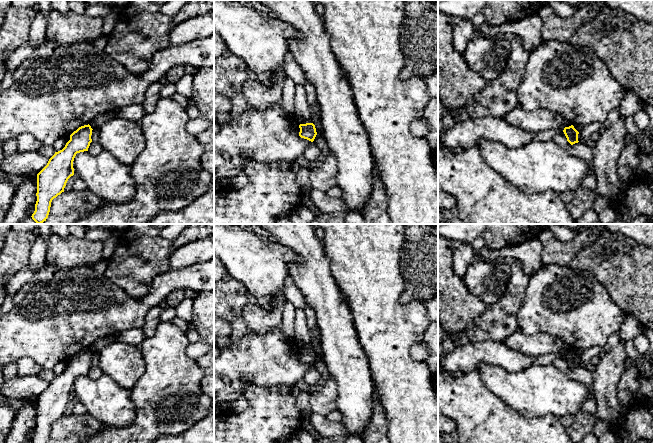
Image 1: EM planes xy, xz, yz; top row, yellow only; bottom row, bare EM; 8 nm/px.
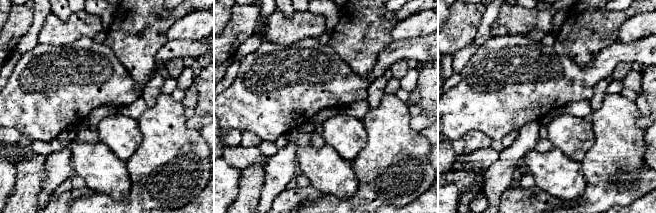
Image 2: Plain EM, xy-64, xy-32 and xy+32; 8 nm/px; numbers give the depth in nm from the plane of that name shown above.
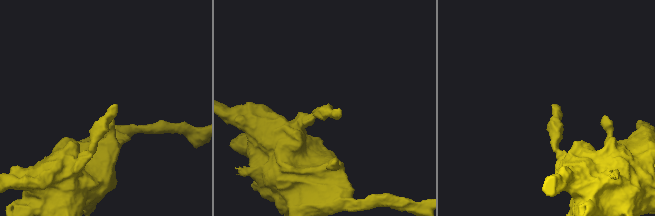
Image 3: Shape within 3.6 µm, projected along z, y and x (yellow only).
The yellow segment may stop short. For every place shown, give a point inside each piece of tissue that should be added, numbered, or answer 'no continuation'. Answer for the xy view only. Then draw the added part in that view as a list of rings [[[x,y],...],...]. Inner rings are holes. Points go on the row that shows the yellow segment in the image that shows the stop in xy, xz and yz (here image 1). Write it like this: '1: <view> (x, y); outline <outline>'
no continuation

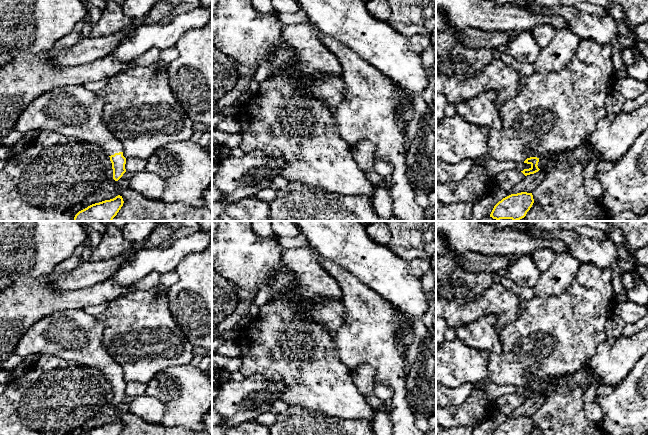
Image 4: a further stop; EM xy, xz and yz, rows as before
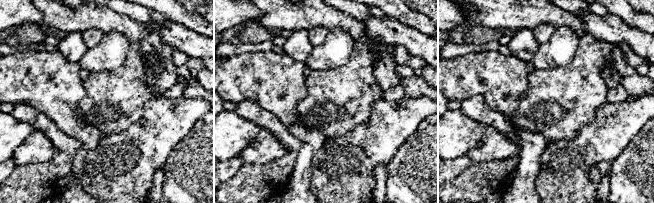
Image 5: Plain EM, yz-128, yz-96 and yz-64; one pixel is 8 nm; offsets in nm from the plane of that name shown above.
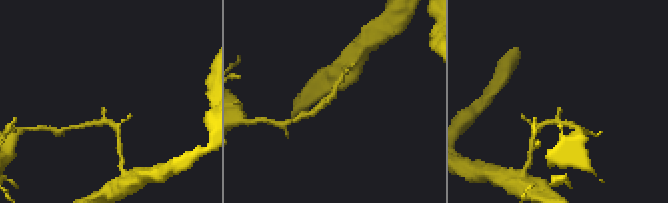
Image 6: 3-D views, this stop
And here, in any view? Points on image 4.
1: xy (73, 111); outline [[[83,85],[62,86],[45,92],[32,101],[20,114],[15,130],[23,135],[28,131],[52,131],[67,137],[77,137],[98,145],[111,156],[123,152],[123,145],[104,124],[104,105],[105,100],[98,93],[87,90]]]

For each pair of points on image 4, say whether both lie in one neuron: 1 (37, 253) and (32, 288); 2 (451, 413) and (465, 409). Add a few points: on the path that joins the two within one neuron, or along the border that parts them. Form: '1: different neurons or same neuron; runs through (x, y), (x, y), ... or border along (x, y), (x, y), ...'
1: different neurons; border along (46, 275), (18, 277), (13, 282)
2: same neuron; runs through (454, 413), (462, 412)

